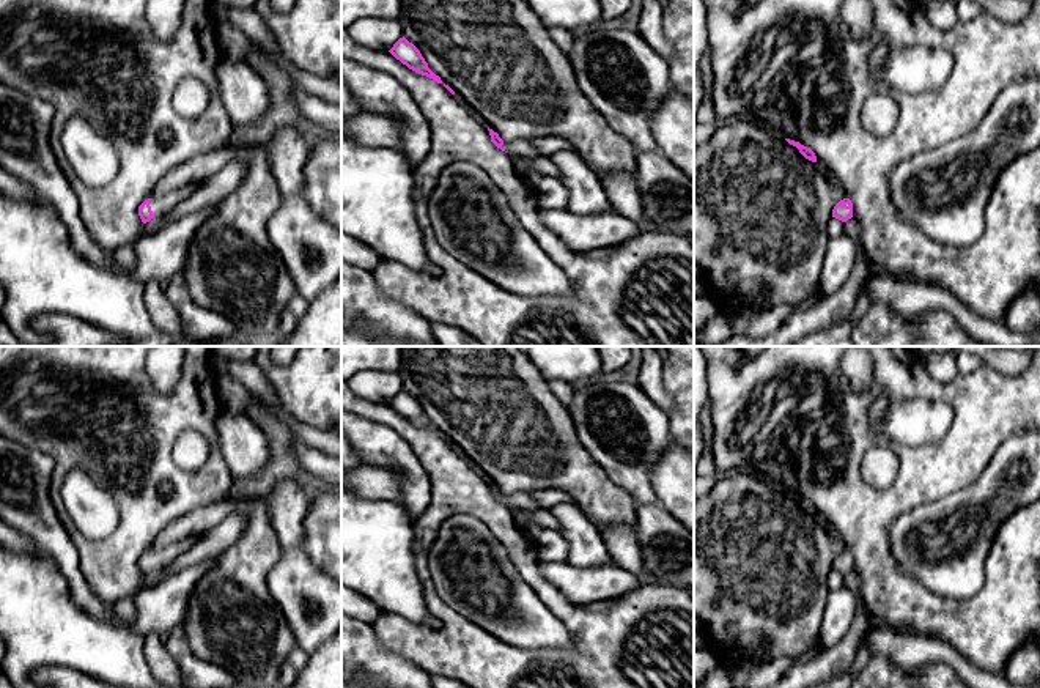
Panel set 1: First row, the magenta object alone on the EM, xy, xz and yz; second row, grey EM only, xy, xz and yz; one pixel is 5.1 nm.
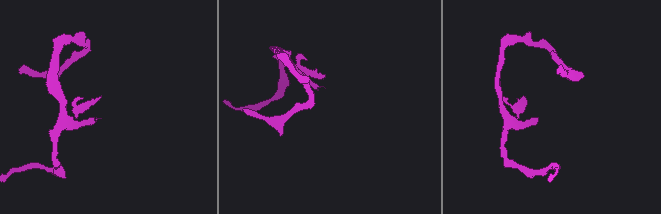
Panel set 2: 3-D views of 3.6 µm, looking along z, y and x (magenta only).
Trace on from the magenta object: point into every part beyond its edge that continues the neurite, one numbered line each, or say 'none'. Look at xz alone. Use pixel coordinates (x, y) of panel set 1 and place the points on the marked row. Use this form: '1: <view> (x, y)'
1: xz (520, 147)

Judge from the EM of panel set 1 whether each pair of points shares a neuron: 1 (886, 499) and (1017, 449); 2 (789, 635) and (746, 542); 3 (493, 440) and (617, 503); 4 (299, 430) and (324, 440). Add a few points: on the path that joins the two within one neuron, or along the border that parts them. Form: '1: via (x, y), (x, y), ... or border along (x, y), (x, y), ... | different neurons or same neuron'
1: border along (1017, 432), (999, 446), (988, 466), (974, 482) | different neurons
2: via (778, 611), (760, 592), (752, 565) | same neuron
3: via (524, 440), (565, 463), (586, 482) | same neuron
4: via (306, 435), (318, 440) | same neuron

